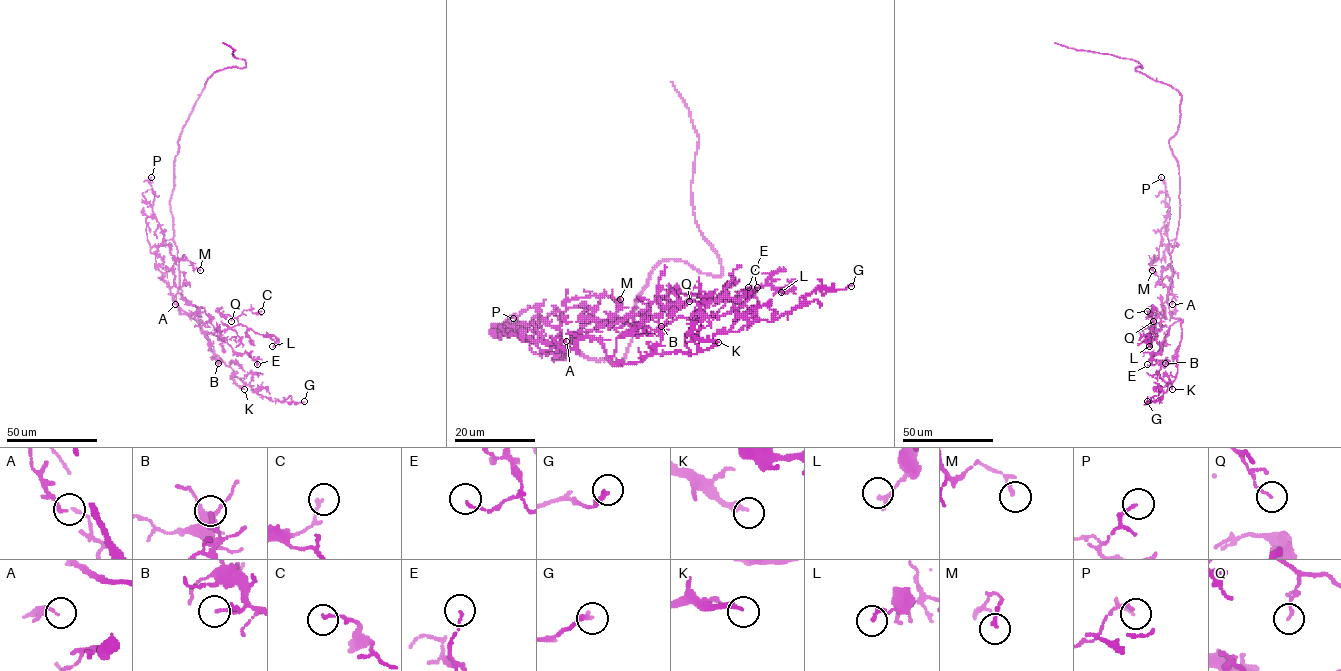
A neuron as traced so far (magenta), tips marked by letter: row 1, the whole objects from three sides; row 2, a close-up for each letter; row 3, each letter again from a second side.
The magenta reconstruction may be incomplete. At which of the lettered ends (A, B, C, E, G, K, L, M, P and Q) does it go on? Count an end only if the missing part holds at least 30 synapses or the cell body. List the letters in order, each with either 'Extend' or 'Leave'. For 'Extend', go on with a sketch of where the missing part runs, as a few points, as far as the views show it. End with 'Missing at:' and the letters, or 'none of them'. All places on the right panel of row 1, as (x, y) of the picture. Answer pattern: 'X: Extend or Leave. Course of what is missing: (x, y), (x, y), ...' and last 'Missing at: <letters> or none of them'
A: Leave
B: Leave
C: Leave
E: Leave
G: Leave
K: Leave
L: Leave
M: Leave
P: Leave
Q: Leave
Missing at: none of them

